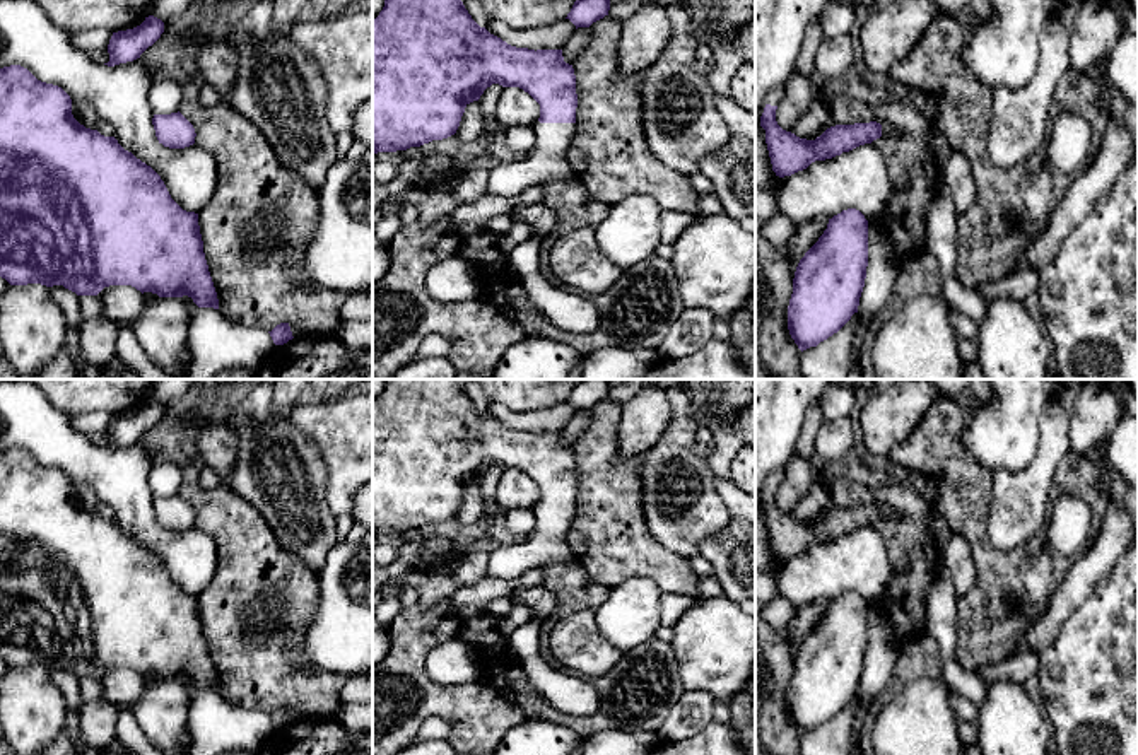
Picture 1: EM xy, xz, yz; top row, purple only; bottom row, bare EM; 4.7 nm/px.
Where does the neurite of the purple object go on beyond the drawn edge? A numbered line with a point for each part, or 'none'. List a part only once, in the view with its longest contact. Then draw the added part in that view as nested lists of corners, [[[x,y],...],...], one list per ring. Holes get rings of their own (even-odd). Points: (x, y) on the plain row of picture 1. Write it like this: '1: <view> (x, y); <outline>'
1: xz (547, 542); [[[537,504],[533,530],[525,538],[494,550],[487,576],[513,581],[531,569],[543,569],[550,562],[576,560],[567,545],[574,512],[576,506]]]

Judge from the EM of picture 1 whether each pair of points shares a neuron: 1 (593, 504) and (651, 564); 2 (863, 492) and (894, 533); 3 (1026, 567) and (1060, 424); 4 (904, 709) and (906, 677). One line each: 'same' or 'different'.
1: same
2: same
3: different
4: different

